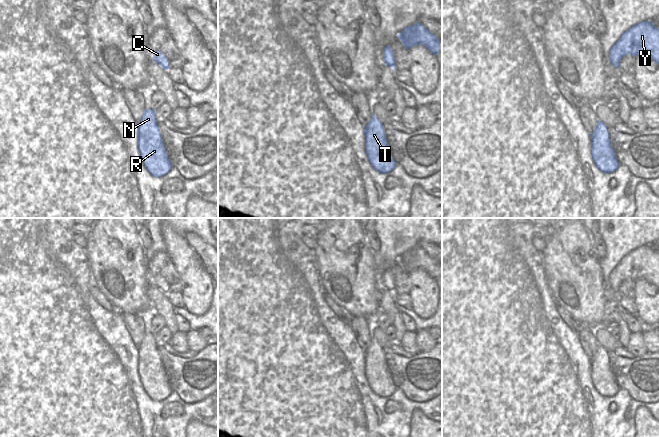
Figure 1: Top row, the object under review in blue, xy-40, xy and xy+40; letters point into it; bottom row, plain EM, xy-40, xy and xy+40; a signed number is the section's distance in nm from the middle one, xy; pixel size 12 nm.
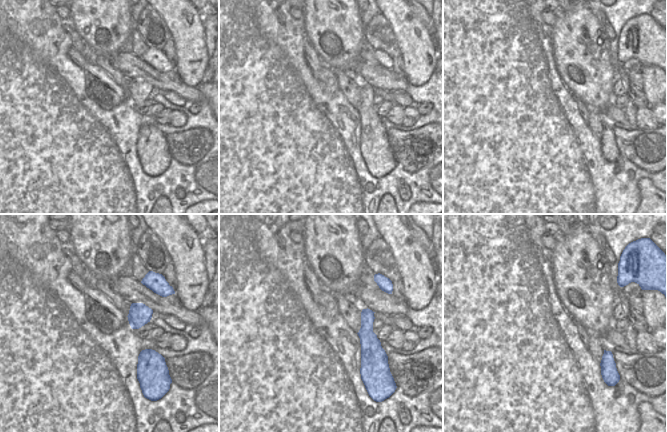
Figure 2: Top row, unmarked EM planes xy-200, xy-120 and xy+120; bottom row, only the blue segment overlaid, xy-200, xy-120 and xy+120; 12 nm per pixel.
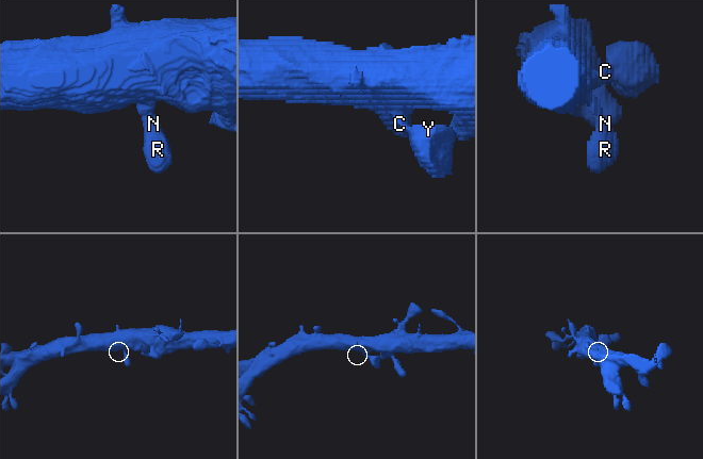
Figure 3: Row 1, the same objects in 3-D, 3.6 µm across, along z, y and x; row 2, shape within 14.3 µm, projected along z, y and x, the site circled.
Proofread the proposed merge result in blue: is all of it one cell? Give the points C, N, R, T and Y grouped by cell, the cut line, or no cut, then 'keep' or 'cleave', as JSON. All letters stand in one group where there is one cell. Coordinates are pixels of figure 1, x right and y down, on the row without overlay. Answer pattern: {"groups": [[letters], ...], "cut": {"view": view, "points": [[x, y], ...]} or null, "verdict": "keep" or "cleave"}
{"groups": [["C", "N", "R", "T", "Y"]], "cut": null, "verdict": "keep"}

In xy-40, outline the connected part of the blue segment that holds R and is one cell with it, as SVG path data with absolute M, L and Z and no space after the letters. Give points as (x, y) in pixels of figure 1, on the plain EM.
M145 333L141 344L137 346L137 372L148 396L160 402L169 397L172 388L157 347L155 335Z

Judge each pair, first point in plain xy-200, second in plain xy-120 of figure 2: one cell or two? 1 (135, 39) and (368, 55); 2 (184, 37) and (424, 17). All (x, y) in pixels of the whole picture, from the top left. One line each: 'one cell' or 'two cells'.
1: one cell
2: two cells

